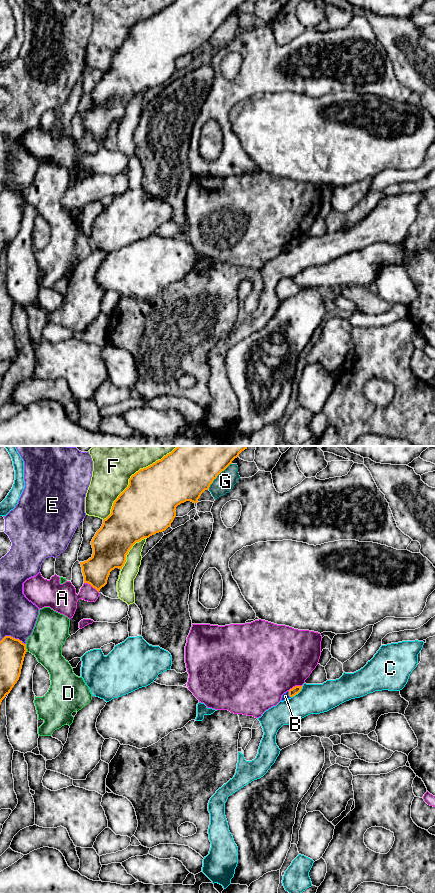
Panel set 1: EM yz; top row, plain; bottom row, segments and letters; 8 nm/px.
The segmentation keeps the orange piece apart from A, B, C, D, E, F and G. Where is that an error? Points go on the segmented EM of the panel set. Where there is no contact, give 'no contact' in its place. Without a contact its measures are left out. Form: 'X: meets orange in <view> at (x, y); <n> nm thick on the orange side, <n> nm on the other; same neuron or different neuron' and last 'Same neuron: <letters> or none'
A: meets orange in yz at (91, 585); 220 nm thick on the orange side, 220 nm on the other; different neuron
B: meets orange in yz at (289, 694); 70 nm thick on the orange side, 60 nm on the other; different neuron
C: meets orange in yz at (298, 692); 70 nm thick on the orange side, 240 nm on the other; different neuron
D: meets orange in yz at (25, 648); 200 nm thick on the orange side, 280 nm on the other; different neuron
E: meets orange in yz at (12, 637); 200 nm thick on the orange side, 300 nm on the other; different neuron
F: meets orange in yz at (132, 475); 440 nm thick on the orange side, 480 nm on the other; different neuron
G: meets orange in yz at (218, 474); 480 nm thick on the orange side, 160 nm on the other; different neuron
Same neuron: none

